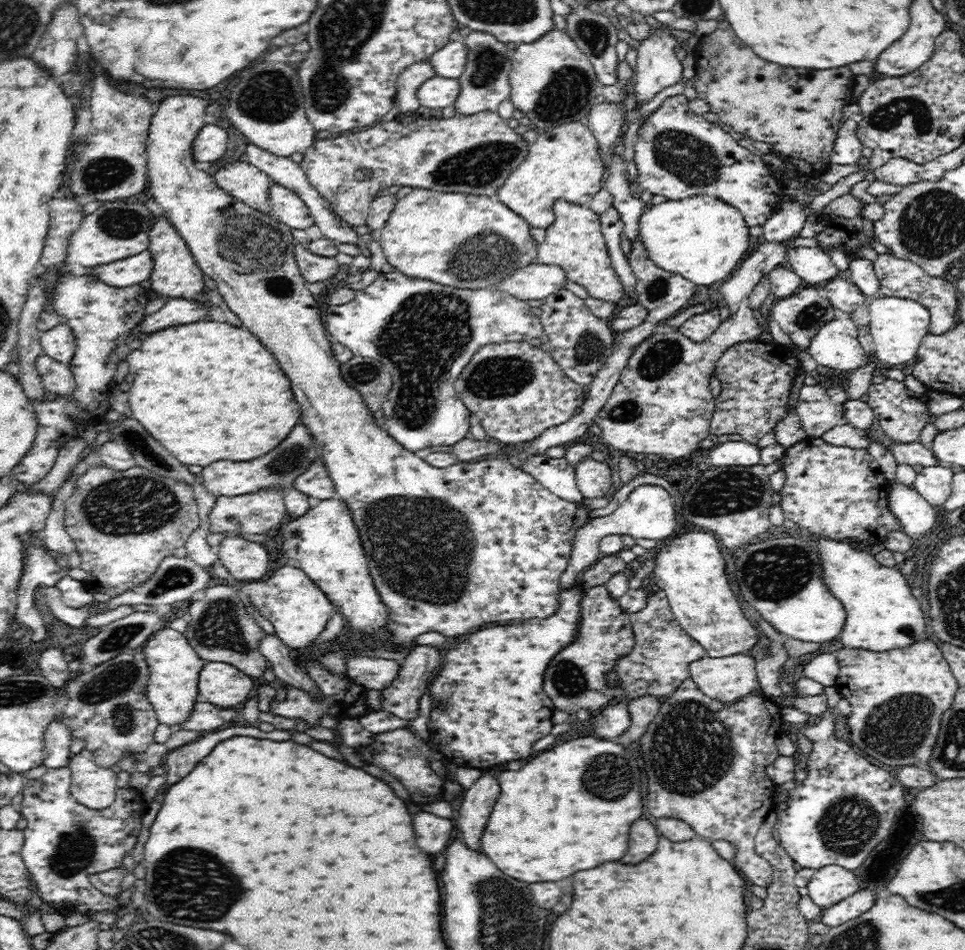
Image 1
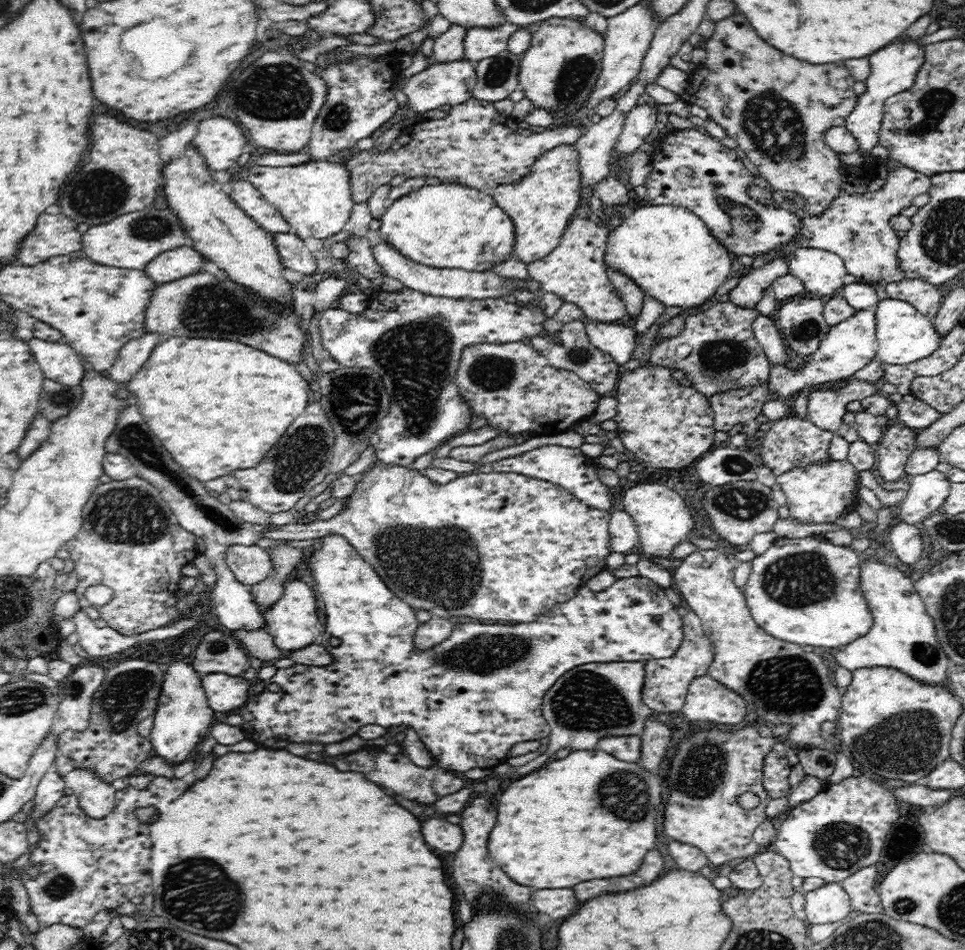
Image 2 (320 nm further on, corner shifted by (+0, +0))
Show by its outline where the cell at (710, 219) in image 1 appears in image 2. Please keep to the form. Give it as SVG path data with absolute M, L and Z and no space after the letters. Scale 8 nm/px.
M646 205L624 218L608 236L604 264L630 277L645 295L660 301L664 308L680 307L684 314L698 312L730 278L732 268L730 252L716 241L705 222L691 210L672 205Z

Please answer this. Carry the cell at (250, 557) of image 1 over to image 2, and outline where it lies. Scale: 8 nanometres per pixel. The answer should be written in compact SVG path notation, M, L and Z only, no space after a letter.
M230 545L224 559L236 580L248 587L264 582L273 570L270 555L258 545Z

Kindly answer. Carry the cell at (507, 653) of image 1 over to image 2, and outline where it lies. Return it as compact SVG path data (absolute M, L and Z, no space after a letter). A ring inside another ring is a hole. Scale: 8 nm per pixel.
M336 534L326 535L321 544L317 545L314 550L312 551L309 566L311 570L313 570L314 574L312 578L316 579L316 583L314 585L314 589L318 594L318 597L322 599L324 606L324 612L326 612L326 624L324 634L319 641L319 643L332 655L332 662L328 664L328 666L308 666L306 664L295 664L289 668L281 668L277 669L274 676L272 676L269 680L267 680L265 687L259 693L251 695L248 697L247 703L242 709L239 709L237 712L244 718L244 726L240 726L242 730L244 730L244 734L246 734L246 738L248 740L254 740L254 742L258 742L260 746L264 746L264 748L274 748L274 750L278 750L278 748L284 748L284 744L280 744L280 742L284 742L284 736L286 736L286 742L304 742L304 744L330 744L330 742L342 742L342 740L346 740L347 738L356 735L360 727L375 724L378 726L382 726L385 729L390 728L391 726L406 726L414 729L416 731L416 735L418 738L426 745L426 748L431 752L431 757L435 760L435 764L437 764L440 768L444 770L451 771L451 772L468 772L471 768L493 768L497 764L505 762L507 760L506 756L508 756L508 750L510 750L511 746L514 744L518 744L518 742L526 742L526 740L540 740L540 738L546 738L548 734L550 734L550 725L547 723L547 720L542 715L542 702L544 695L552 685L563 675L566 674L571 668L575 666L590 664L590 663L607 663L607 662L638 662L642 661L643 663L652 659L661 659L661 658L670 658L673 654L676 654L677 650L680 650L680 646L682 646L682 642L684 642L684 634L683 634L683 622L678 614L677 608L670 602L668 596L664 589L662 589L658 584L655 584L652 580L642 577L636 576L635 578L620 578L615 580L615 584L610 586L607 590L602 590L601 592L593 592L589 590L586 585L582 586L577 592L574 598L570 598L567 602L564 603L557 603L555 606L552 606L552 609L548 610L548 612L544 613L541 618L536 619L534 622L523 622L523 623L515 623L515 624L501 624L501 623L489 623L489 622L470 622L470 623L458 623L456 626L453 626L451 636L446 638L442 643L436 644L432 646L432 648L428 648L426 650L420 650L419 648L415 647L414 636L415 630L419 627L419 620L417 619L415 611L406 603L404 600L401 600L400 597L396 596L396 594L392 593L392 590L388 588L388 585L384 583L384 580L376 573L375 568L368 564L360 555L359 552L346 540L344 537ZM331 638L338 638L342 641L342 644L336 647L332 647L330 645Z

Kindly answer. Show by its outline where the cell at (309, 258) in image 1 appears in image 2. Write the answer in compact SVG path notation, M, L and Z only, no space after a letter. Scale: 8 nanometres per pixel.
M276 233L273 235L273 240L278 249L280 263L284 268L290 268L304 276L314 274L321 268L320 257L312 253L298 236L290 233Z

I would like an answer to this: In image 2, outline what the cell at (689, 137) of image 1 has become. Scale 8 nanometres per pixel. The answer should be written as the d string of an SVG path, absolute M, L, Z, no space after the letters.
M698 130L673 131L660 140L657 149L651 155L652 171L646 177L646 202L656 205L672 205L691 210L705 222L716 241L736 256L751 256L757 258L767 255L777 247L784 247L795 240L802 232L803 221L789 210L776 204L762 205L750 199L746 188L754 184L755 172L744 160L738 158L734 149L722 146L716 138L700 134Z

